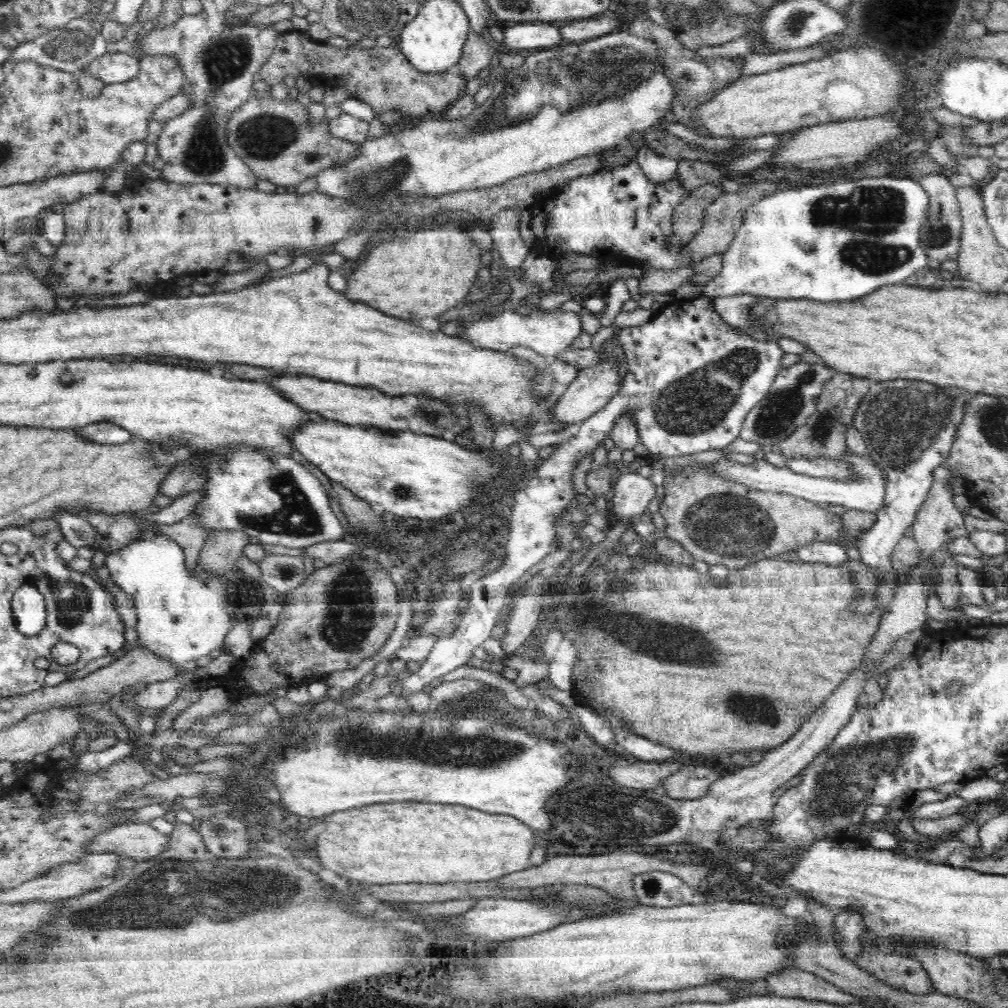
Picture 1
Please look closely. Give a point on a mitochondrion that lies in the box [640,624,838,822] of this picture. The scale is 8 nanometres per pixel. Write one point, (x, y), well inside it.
(751, 708)

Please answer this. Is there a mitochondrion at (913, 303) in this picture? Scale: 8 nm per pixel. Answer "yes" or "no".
no

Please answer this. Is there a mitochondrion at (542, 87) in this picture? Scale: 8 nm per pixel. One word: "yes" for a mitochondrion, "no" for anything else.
yes

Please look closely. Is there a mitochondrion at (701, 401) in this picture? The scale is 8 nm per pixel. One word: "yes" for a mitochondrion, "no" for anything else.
yes

